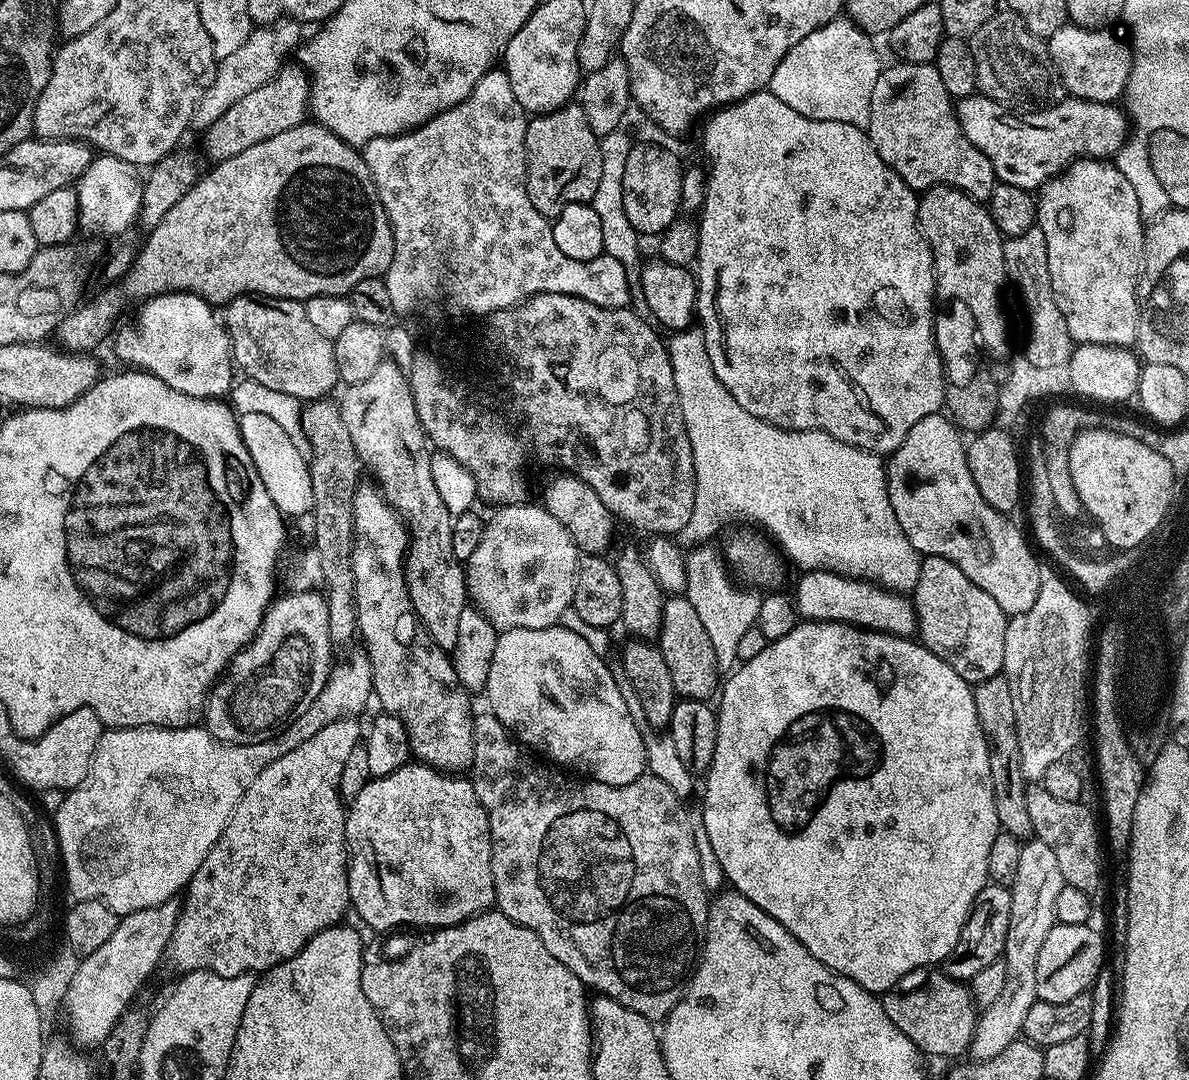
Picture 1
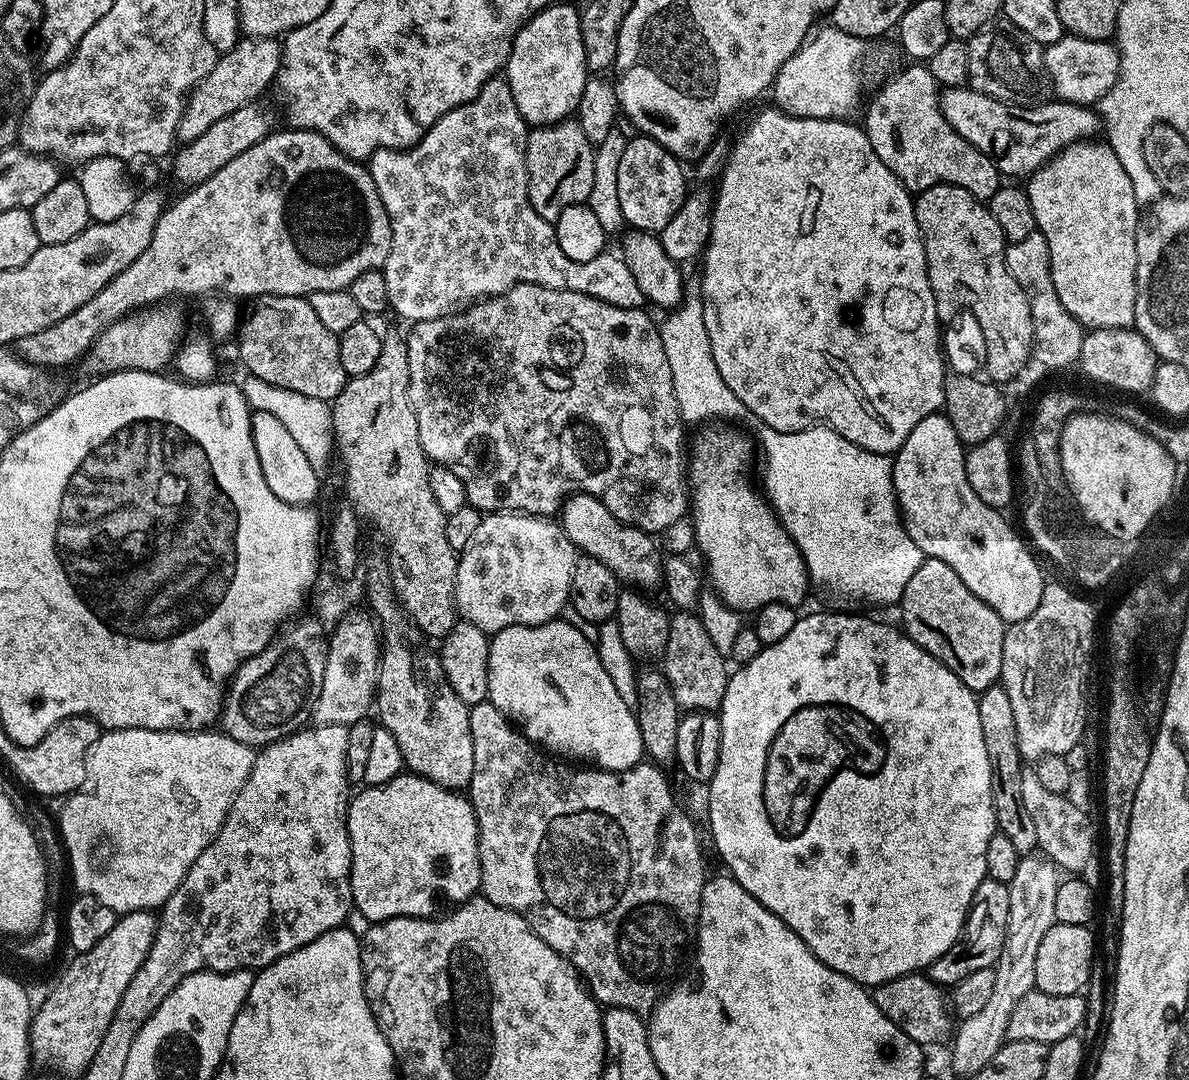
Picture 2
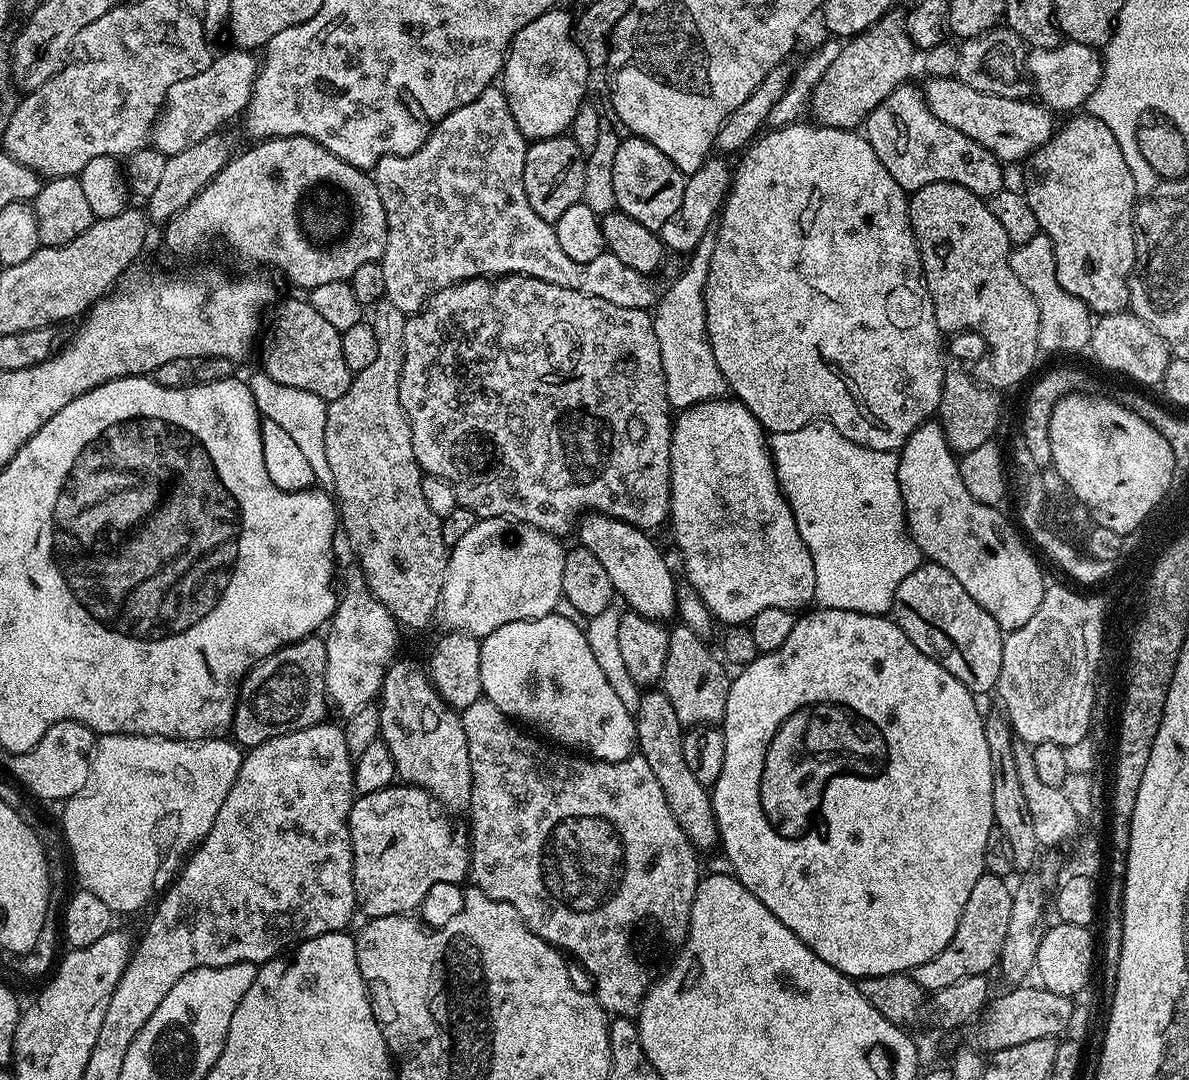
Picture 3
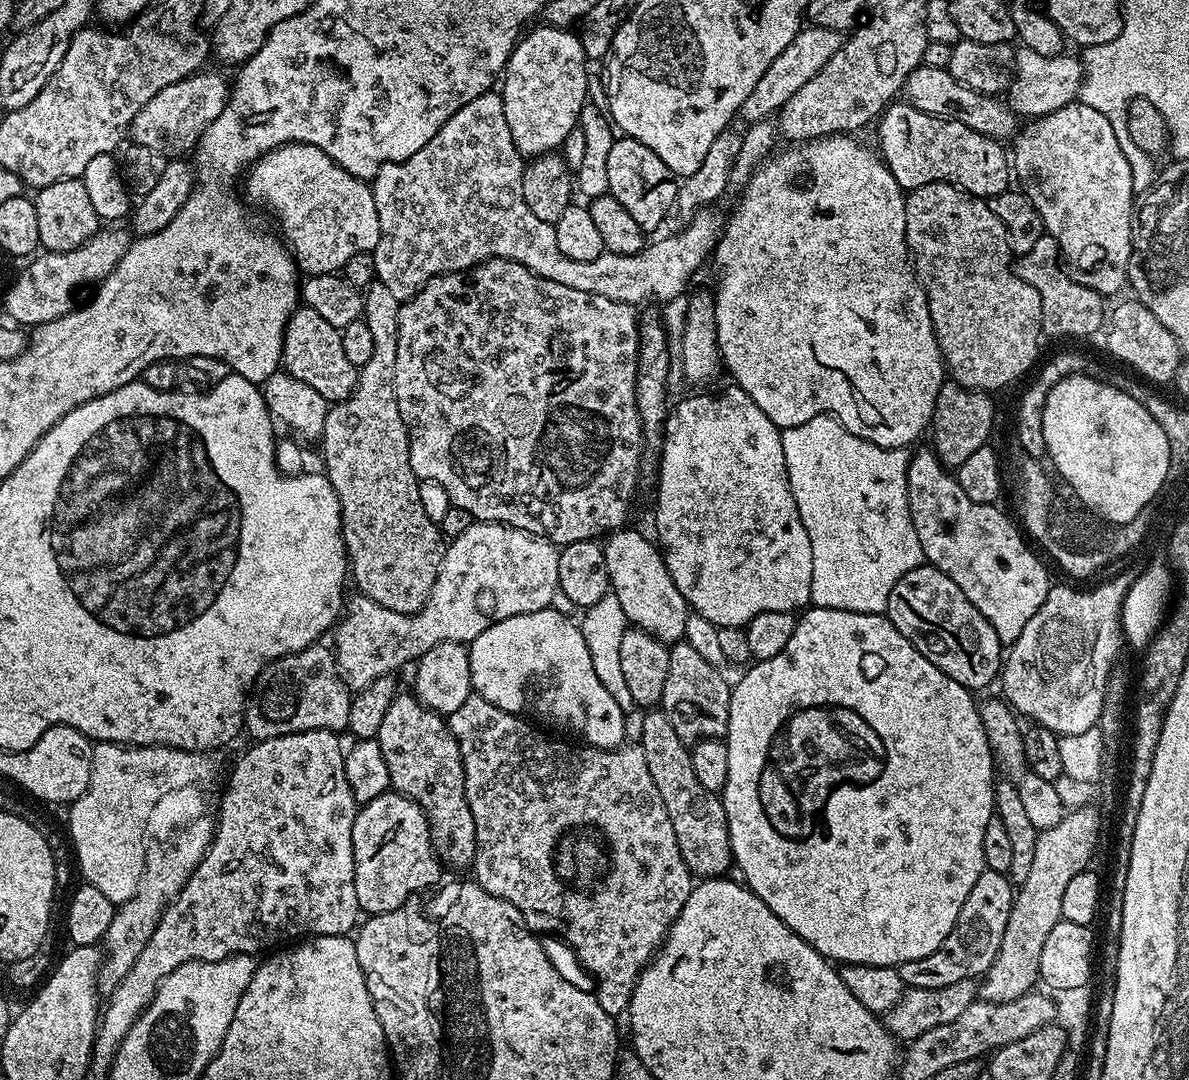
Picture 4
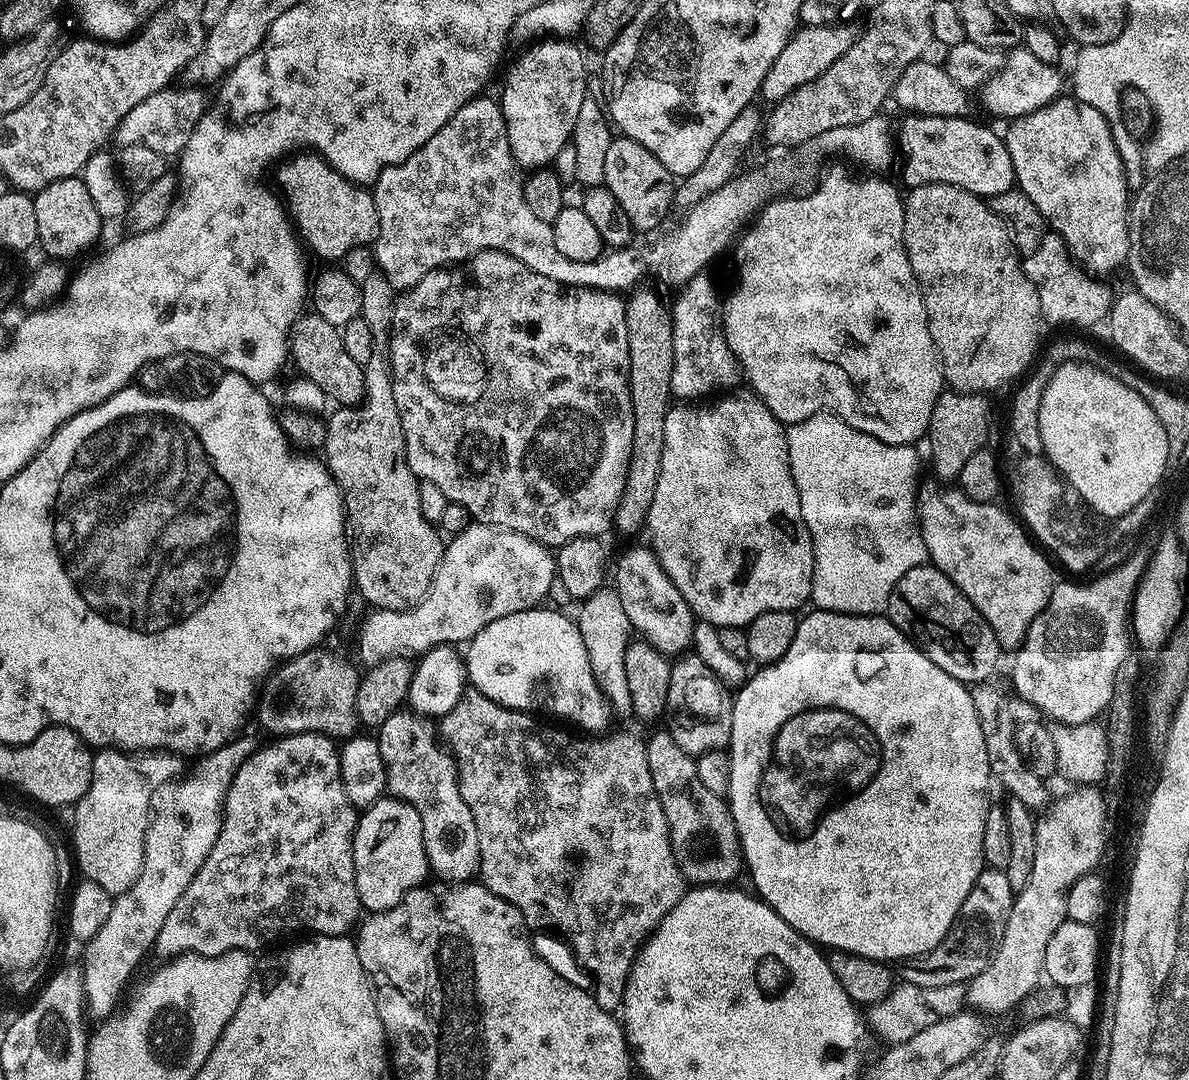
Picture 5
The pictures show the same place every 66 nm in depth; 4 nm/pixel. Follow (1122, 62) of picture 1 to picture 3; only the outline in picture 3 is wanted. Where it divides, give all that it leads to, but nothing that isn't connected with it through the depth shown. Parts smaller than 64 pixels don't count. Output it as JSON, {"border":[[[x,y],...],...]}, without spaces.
{"border":[[[1062,42],[1056,48],[1034,48],[1028,53],[1028,74],[1032,81],[1035,95],[1038,97],[1039,103],[1056,114],[1059,114],[1059,112],[1072,114],[1077,110],[1083,109],[1088,103],[1090,94],[1094,94],[1094,90],[1100,84],[1101,71],[1101,53],[1085,44]]]}

